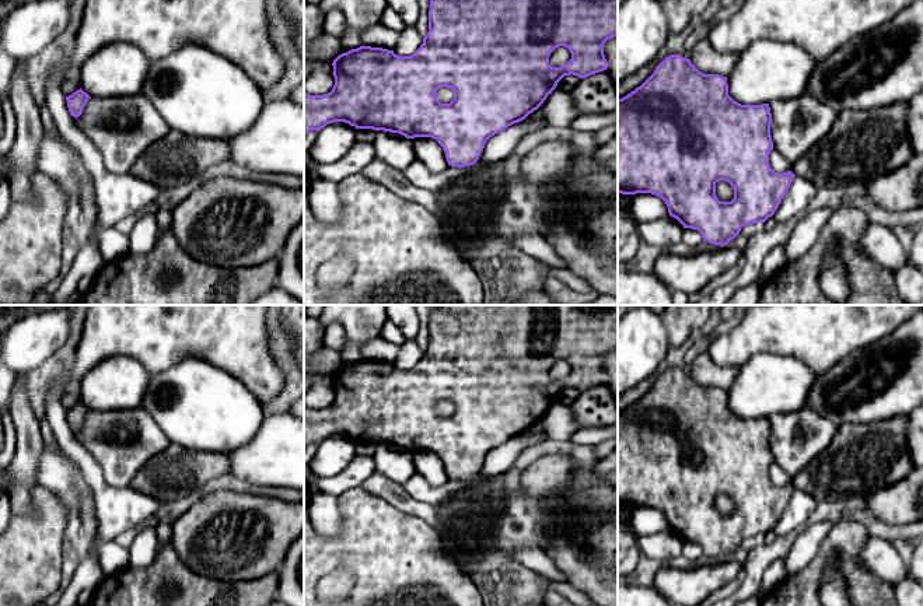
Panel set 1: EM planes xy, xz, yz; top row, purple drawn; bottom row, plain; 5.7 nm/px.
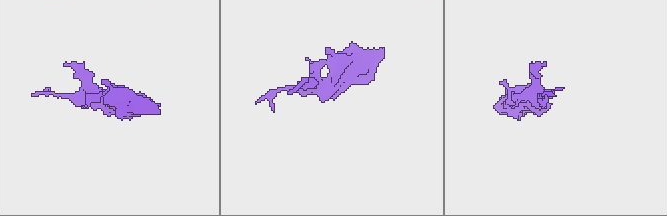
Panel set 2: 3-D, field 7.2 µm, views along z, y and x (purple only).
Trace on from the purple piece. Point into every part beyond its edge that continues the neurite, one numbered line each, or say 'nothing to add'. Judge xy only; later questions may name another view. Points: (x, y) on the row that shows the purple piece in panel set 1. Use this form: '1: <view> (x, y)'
nothing to add

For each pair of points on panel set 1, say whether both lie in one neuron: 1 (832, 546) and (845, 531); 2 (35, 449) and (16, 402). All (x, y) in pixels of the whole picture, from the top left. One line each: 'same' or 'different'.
1: same
2: same

